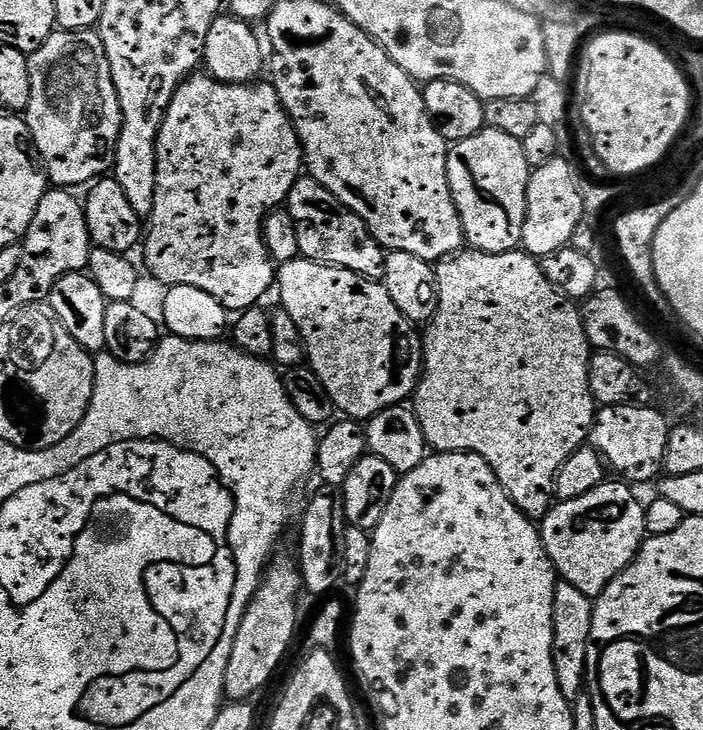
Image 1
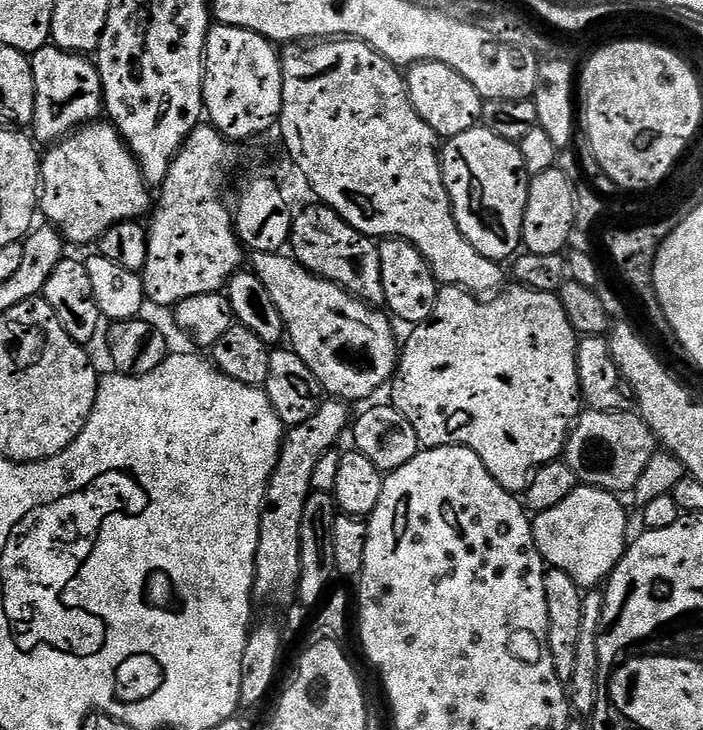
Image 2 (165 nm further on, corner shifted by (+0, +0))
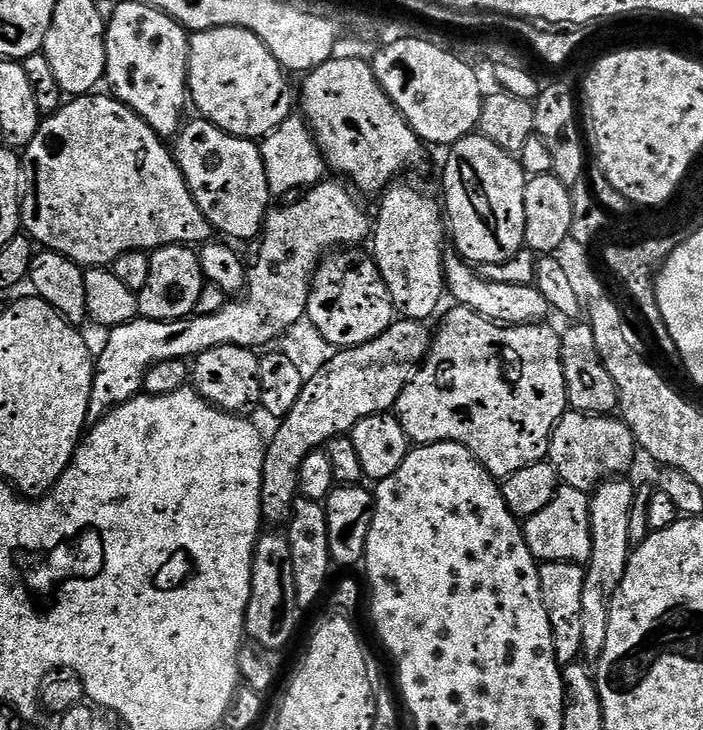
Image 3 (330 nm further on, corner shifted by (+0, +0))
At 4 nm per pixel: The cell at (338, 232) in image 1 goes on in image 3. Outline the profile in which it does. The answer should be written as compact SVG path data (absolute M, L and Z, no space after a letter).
M363 247L332 250L317 265L316 273L312 275L306 319L334 349L362 346L378 338L397 316L376 261Z

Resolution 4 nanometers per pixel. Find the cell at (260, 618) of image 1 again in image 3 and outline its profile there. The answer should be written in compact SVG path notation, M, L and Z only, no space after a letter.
M397 318L392 321L378 338L366 342L362 346L341 348L318 370L314 378L305 380L302 394L298 394L298 402L294 402L294 410L279 421L276 433L270 436L264 450L264 469L262 470L262 498L260 499L260 515L269 525L284 526L292 519L292 507L300 490L298 474L306 454L323 449L335 436L346 436L352 427L362 418L383 416L391 413L396 407L402 390L414 378L414 374L424 363L432 347L433 329L423 320Z

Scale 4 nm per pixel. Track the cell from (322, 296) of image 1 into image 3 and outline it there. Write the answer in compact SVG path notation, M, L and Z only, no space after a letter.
M89 94L69 99L61 103L57 112L45 115L40 121L34 138L22 152L22 199L20 201L20 218L25 233L41 249L57 252L66 258L70 258L75 264L98 268L111 266L119 256L127 252L148 252L158 248L164 248L167 244L187 244L189 246L203 246L213 239L214 229L202 214L202 210L194 202L192 192L188 189L188 183L180 172L180 165L176 163L176 157L170 151L165 141L152 127L134 110L130 110L121 100L111 94Z

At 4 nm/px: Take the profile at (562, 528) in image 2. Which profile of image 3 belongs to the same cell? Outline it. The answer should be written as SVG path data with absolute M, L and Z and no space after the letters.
M561 486L556 489L554 498L544 510L538 510L538 514L523 521L526 546L530 546L532 555L537 561L587 565L588 559L592 556L589 499L587 492Z

